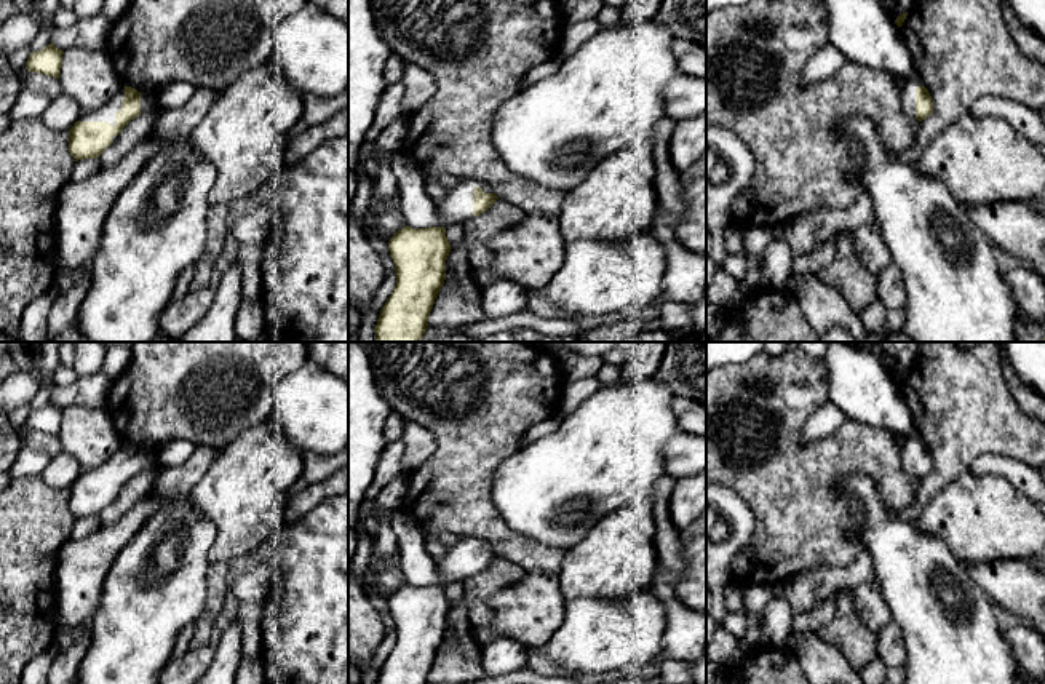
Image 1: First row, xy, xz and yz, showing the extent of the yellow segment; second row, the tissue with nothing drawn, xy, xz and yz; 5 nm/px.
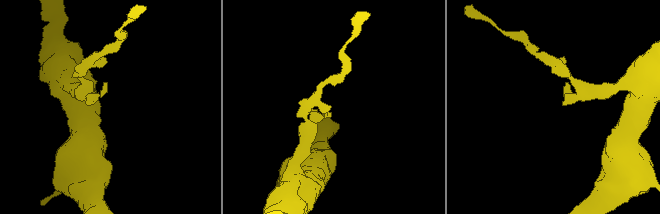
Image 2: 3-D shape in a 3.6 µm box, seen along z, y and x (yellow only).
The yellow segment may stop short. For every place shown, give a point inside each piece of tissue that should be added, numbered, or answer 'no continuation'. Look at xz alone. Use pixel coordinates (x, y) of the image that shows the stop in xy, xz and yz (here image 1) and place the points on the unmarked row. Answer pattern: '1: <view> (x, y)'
1: xz (457, 564)

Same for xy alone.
1: xy (107, 470)

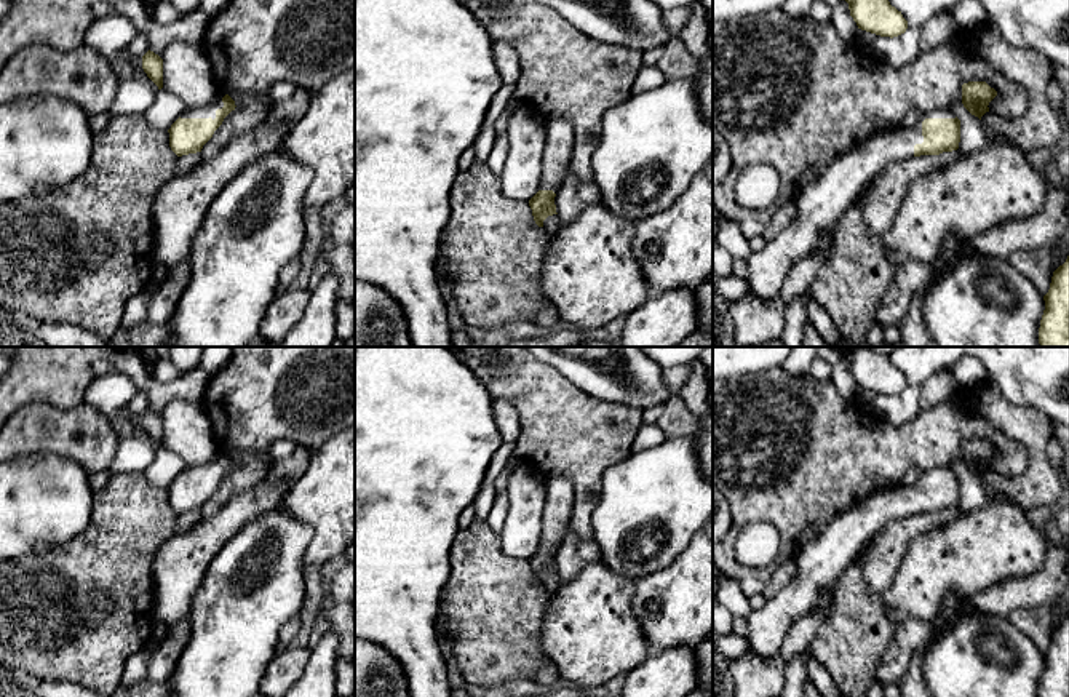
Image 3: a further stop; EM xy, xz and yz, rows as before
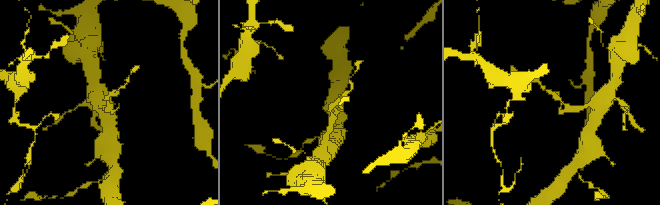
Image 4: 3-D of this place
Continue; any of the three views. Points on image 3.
1: yz (826, 555)

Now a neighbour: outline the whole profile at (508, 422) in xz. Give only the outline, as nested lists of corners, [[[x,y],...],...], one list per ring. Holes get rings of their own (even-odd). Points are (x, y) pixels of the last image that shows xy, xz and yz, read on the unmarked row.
[[[494,400],[492,411],[502,440],[515,443],[521,432],[521,417],[518,411],[503,400]]]

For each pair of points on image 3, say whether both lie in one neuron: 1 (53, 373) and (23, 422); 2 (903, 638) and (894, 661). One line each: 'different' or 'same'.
1: different
2: same

